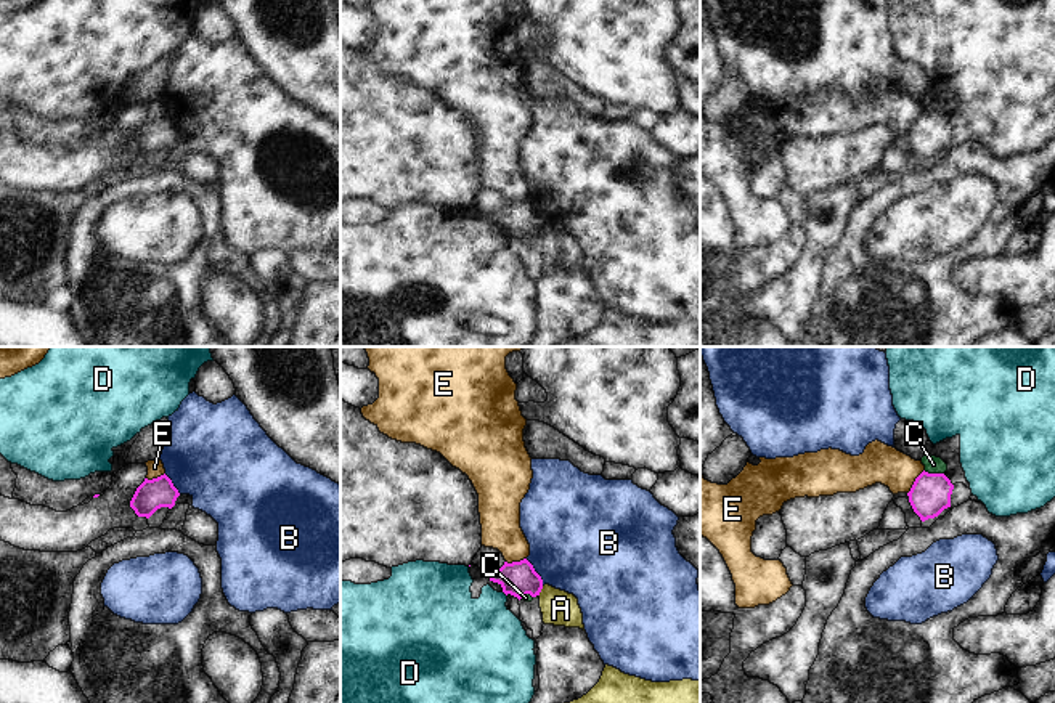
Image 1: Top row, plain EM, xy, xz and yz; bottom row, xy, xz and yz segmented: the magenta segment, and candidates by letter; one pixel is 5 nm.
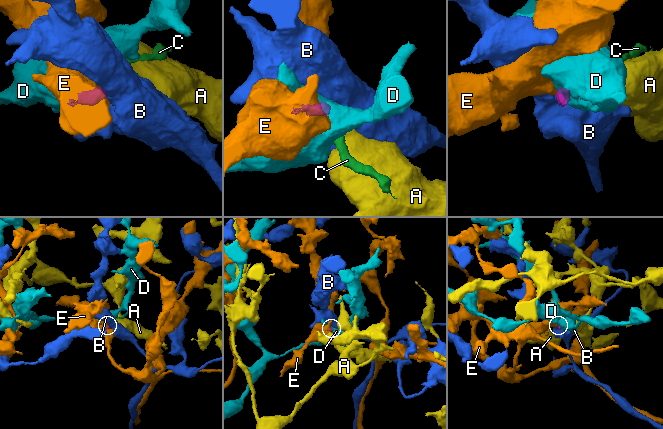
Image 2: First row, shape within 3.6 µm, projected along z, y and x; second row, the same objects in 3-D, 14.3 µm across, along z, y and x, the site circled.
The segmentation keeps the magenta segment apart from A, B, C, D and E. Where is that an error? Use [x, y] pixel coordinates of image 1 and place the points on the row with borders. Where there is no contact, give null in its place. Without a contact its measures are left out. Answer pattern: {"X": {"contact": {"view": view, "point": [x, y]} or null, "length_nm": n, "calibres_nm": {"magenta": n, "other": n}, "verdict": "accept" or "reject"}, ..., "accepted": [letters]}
{"A": {"contact": {"view": "xz", "point": [540, 591]}, "length_nm": 60, "calibres_nm": {"magenta": 180, "other": 180}, "verdict": "reject"}, "B": {"contact": {"view": "xz", "point": [535, 572]}, "length_nm": 160, "calibres_nm": {"magenta": 180, "other": 480}, "verdict": "reject"}, "C": {"contact": {"view": "yz", "point": [933, 474]}, "length_nm": 110, "calibres_nm": {"magenta": 200, "other": 90}, "verdict": "reject"}, "D": {"contact": {"view": "xz", "point": [505, 593]}, "length_nm": 40, "calibres_nm": {"magenta": 180, "other": 380}, "verdict": "reject"}, "E": {"contact": {"view": "yz", "point": [914, 482]}, "length_nm": 150, "calibres_nm": {"magenta": 200, "other": 200}, "verdict": "reject"}, "accepted": []}

